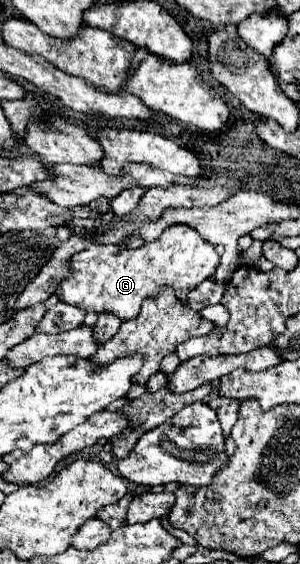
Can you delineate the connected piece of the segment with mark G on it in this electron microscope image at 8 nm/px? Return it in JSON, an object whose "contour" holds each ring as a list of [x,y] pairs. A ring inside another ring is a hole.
{"contour":[[[174,225],[168,227],[154,243],[146,243],[140,249],[128,249],[122,247],[118,251],[118,245],[90,245],[86,251],[76,253],[70,257],[68,267],[70,267],[70,277],[62,279],[54,291],[54,295],[68,305],[80,307],[86,313],[96,311],[96,313],[112,313],[116,317],[120,317],[122,321],[134,319],[140,311],[140,305],[144,299],[156,299],[162,291],[162,287],[172,287],[176,293],[176,299],[184,301],[188,297],[188,293],[202,281],[206,281],[208,277],[214,275],[216,267],[220,263],[218,253],[214,251],[214,245],[206,243],[200,239],[200,235],[186,225]]]}

